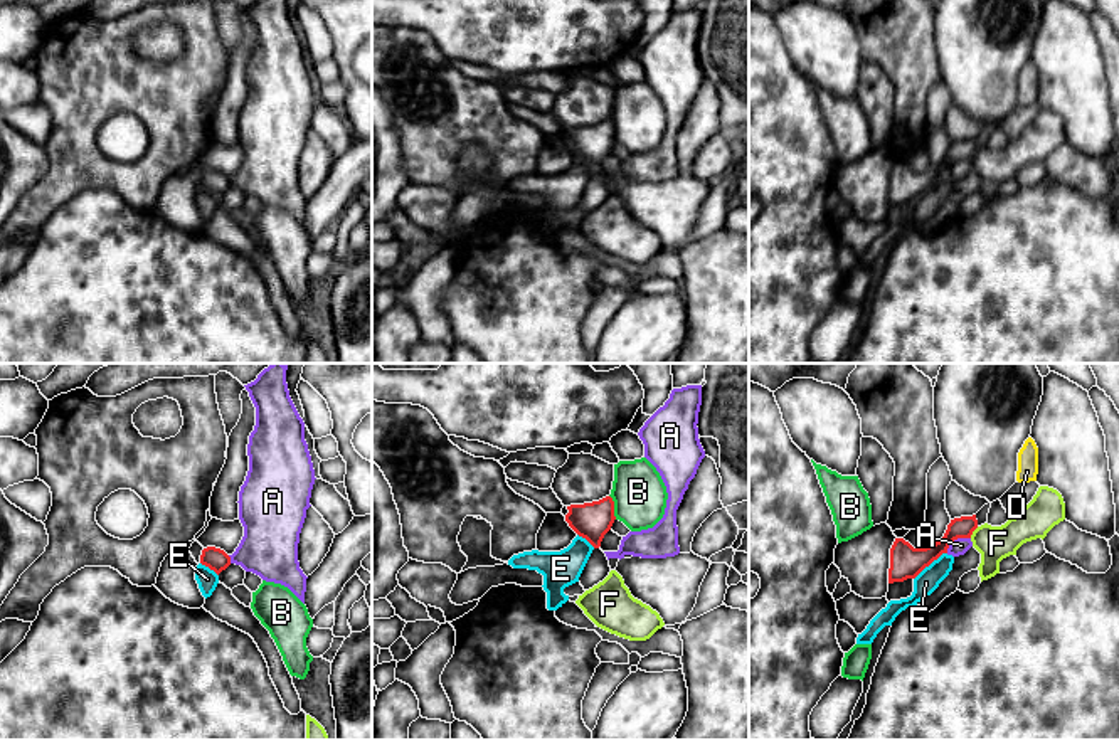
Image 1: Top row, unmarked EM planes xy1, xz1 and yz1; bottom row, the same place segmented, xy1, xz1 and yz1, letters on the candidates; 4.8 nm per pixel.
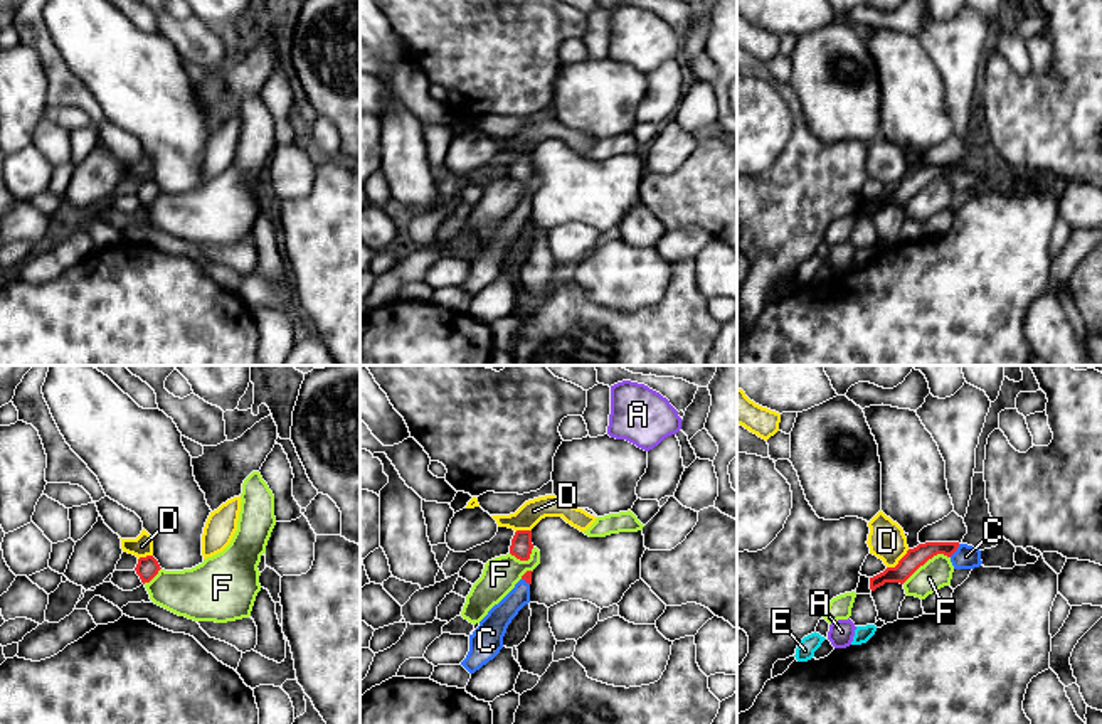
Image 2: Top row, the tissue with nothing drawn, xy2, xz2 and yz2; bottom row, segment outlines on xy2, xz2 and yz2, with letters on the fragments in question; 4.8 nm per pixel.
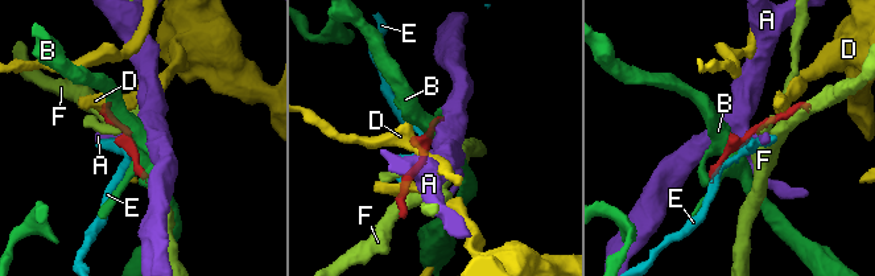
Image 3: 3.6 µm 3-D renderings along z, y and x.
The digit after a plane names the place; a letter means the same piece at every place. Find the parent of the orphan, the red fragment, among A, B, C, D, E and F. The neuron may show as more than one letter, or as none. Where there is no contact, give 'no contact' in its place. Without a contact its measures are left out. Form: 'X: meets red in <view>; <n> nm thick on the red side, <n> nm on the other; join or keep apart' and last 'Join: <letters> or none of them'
A: meets red in yz1; 140 nm thick on the red side, 80 nm on the other; keep apart
B: meets red in xz1; 180 nm thick on the red side, 260 nm on the other; keep apart
C: meets red in yz2; 90 nm thick on the red side, 110 nm on the other; join
D: meets red in yz2; 90 nm thick on the red side, 180 nm on the other; keep apart
E: meets red in yz1; 160 nm thick on the red side, 110 nm on the other; keep apart
F: meets red in yz2; 90 nm thick on the red side, 150 nm on the other; keep apart
Join: C

